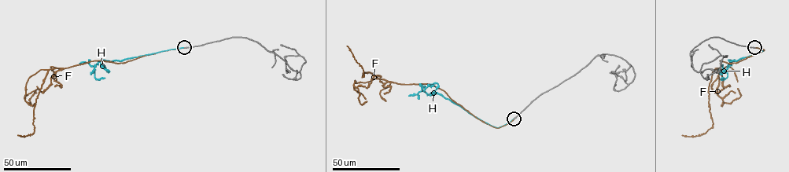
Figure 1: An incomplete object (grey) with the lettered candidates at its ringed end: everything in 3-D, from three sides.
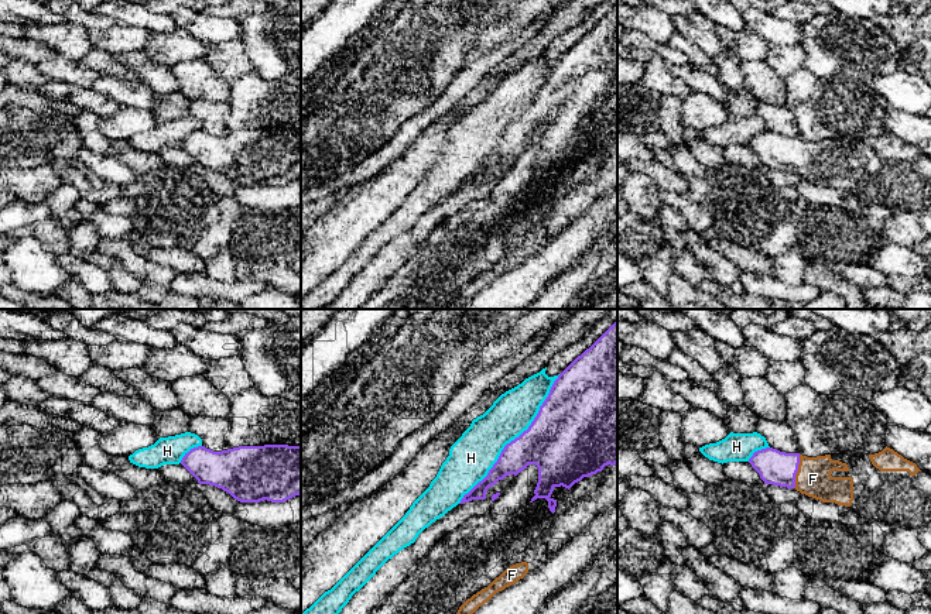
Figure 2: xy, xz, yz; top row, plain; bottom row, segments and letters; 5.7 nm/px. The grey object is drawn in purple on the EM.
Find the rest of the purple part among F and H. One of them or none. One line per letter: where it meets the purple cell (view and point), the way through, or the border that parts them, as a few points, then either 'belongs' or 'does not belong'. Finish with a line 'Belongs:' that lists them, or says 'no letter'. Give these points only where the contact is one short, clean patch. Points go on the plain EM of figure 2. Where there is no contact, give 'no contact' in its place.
F: meets purple in yz at (797, 154); belongs
H: meets purple in xz at (514, 123); does not belong
Belongs: F

